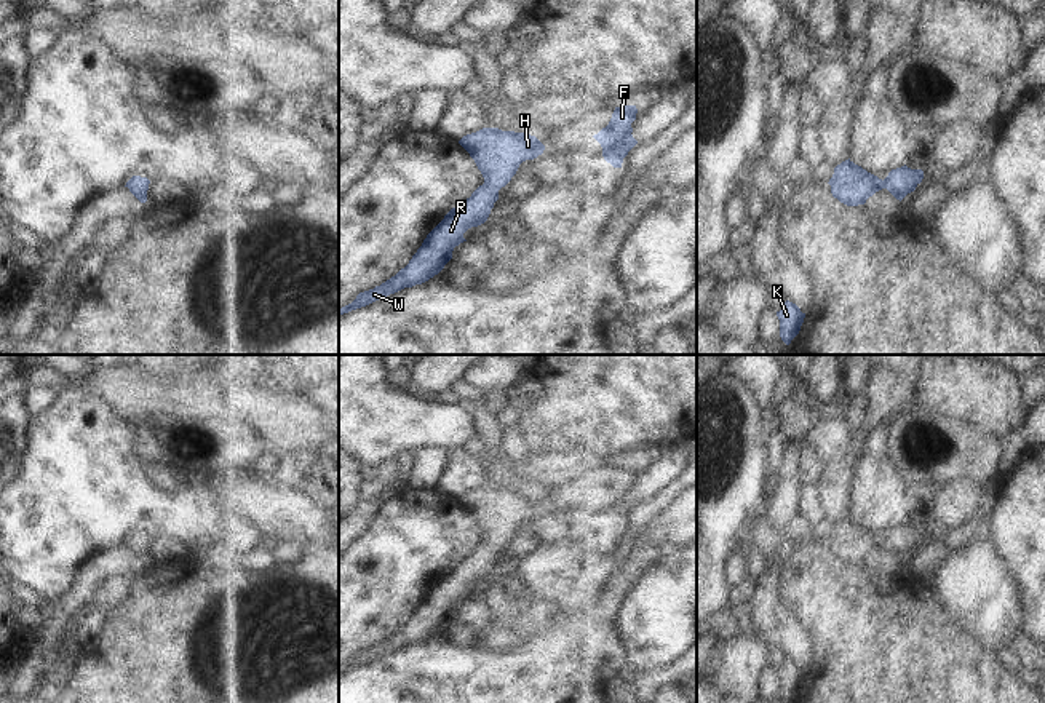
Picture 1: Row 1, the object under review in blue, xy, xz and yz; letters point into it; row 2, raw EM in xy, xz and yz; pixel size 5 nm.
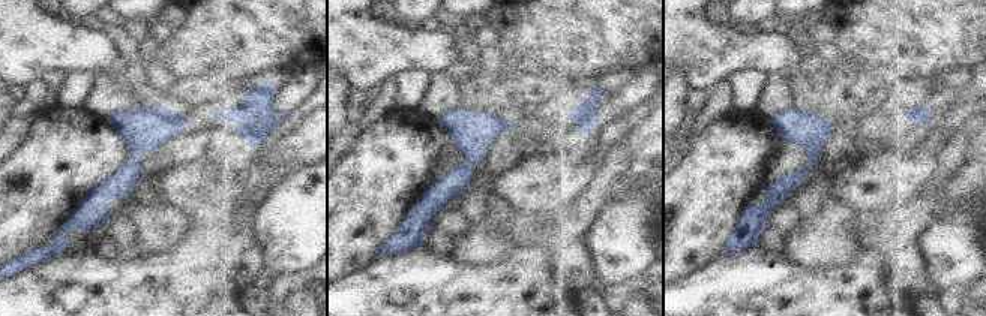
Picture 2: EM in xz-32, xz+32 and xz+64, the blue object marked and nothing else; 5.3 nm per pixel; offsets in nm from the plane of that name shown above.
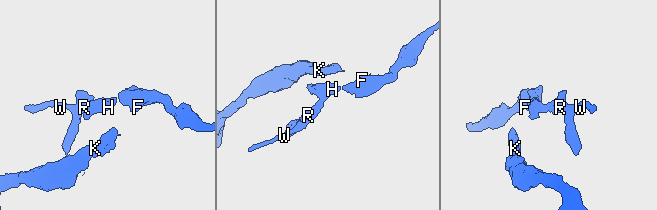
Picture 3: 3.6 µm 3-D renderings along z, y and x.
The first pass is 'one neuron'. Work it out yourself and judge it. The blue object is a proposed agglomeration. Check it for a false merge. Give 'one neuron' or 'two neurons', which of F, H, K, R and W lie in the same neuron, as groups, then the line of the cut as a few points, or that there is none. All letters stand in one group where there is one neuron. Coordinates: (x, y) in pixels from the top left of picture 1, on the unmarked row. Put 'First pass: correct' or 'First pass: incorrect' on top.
First pass: correct
one neuron | F H K R W | no cut

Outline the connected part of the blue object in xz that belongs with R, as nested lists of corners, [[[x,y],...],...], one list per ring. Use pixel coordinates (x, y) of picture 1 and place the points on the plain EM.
[[[483,486],[463,494],[459,502],[475,518],[484,542],[444,574],[404,626],[380,644],[360,650],[352,661],[339,666],[339,674],[438,633],[452,617],[454,606],[467,599],[463,591],[487,578],[499,548],[511,538],[519,522],[545,508],[535,494],[499,486]]]

